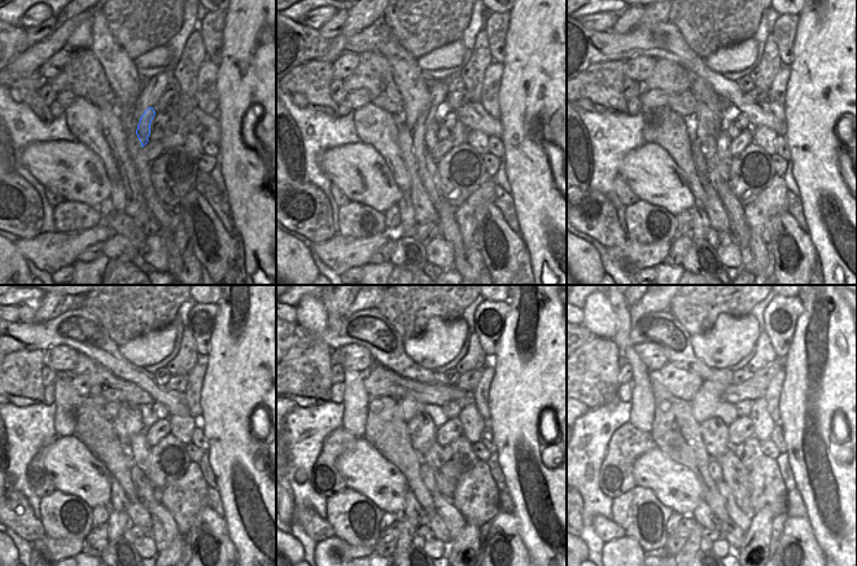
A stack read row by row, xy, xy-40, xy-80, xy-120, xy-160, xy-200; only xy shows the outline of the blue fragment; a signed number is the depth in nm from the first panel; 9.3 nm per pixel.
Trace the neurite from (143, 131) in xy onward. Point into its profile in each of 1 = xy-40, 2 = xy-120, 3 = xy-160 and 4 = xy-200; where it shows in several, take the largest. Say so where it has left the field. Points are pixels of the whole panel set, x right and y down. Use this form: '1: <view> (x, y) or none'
1: xy-40 (431, 135)
2: xy-120 (139, 447)
3: xy-160 (445, 478)
4: xy-200 (735, 475)

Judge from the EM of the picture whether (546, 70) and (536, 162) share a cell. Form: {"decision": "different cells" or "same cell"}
{"decision": "same cell"}

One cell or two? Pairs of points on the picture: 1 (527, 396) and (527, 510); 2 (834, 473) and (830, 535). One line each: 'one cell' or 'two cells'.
1: one cell
2: one cell

